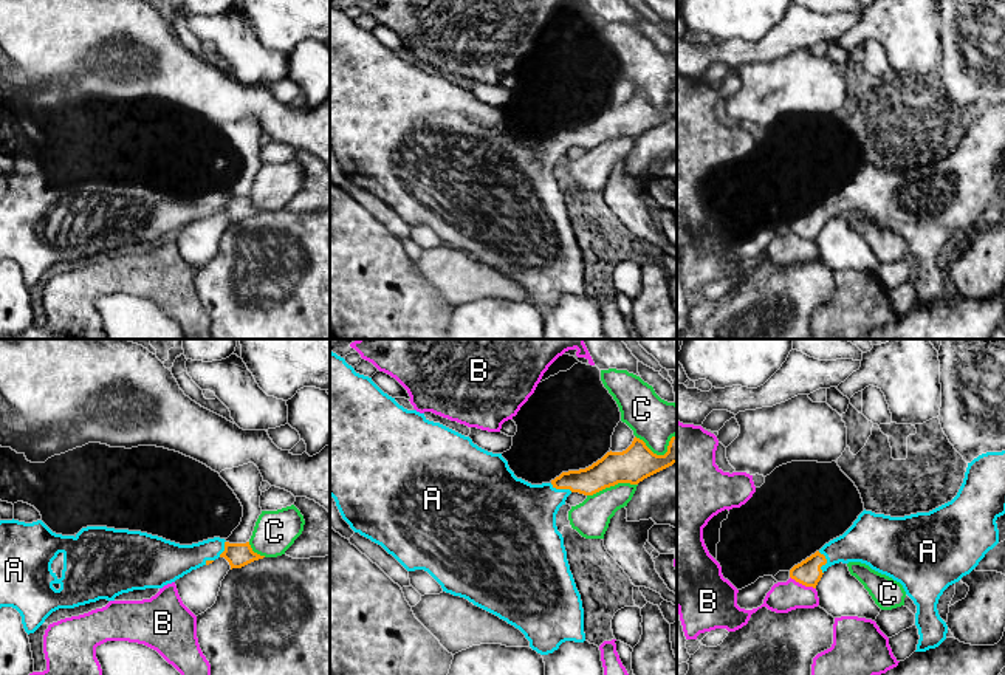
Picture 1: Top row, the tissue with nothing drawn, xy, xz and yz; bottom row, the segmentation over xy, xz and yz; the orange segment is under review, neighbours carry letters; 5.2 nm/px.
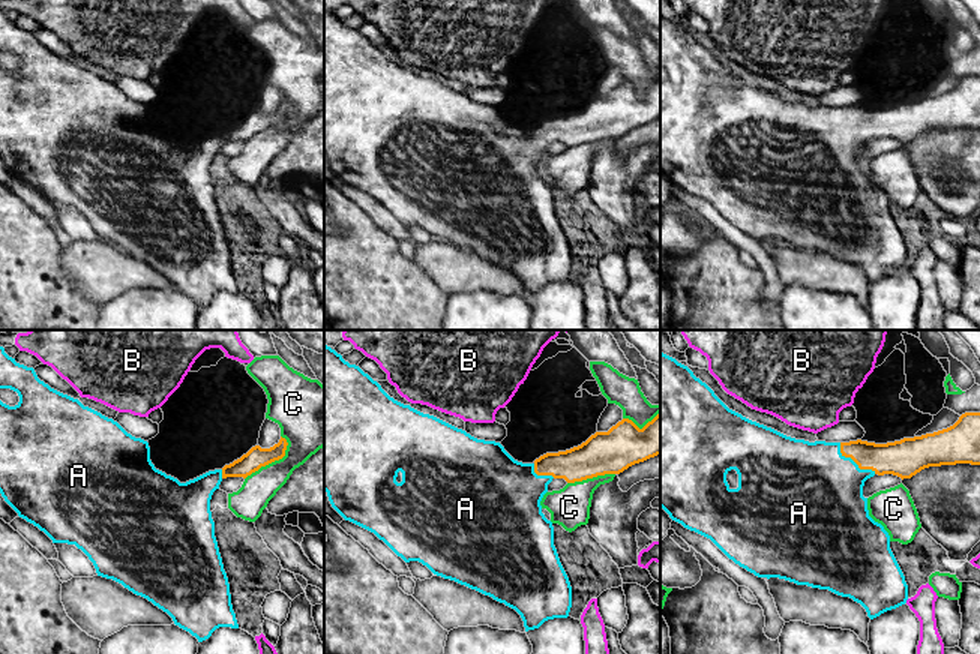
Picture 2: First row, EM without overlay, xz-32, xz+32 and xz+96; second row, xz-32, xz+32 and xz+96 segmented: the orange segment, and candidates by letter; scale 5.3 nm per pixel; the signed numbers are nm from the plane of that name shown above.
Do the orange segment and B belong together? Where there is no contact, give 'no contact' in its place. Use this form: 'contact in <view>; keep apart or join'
contact in yz; keep apart

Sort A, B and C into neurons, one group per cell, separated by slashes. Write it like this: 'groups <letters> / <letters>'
groups A / B / C

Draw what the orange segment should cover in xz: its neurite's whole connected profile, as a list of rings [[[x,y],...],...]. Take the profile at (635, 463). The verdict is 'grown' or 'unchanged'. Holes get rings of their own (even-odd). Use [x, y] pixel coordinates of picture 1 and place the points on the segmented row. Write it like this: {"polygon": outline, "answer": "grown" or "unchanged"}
{"polygon": [[[330,351],[330,495],[334,499],[342,519],[355,533],[359,533],[361,536],[381,545],[407,571],[427,571],[441,585],[443,591],[465,598],[474,605],[519,629],[530,641],[530,647],[540,655],[553,653],[565,641],[585,641],[581,594],[570,571],[564,537],[556,526],[556,514],[559,508],[565,505],[565,500],[571,492],[593,495],[618,483],[638,485],[644,478],[672,466],[674,463],[677,463],[677,435],[671,438],[667,452],[664,455],[653,454],[643,440],[635,437],[632,444],[623,452],[610,451],[601,460],[585,469],[562,472],[550,483],[531,485],[514,475],[502,454],[488,452],[474,444],[469,437],[465,437],[440,423],[429,421],[424,413],[404,409],[395,401],[395,398],[384,393],[372,381],[372,378],[356,373],[344,358]]], "answer": "grown"}

